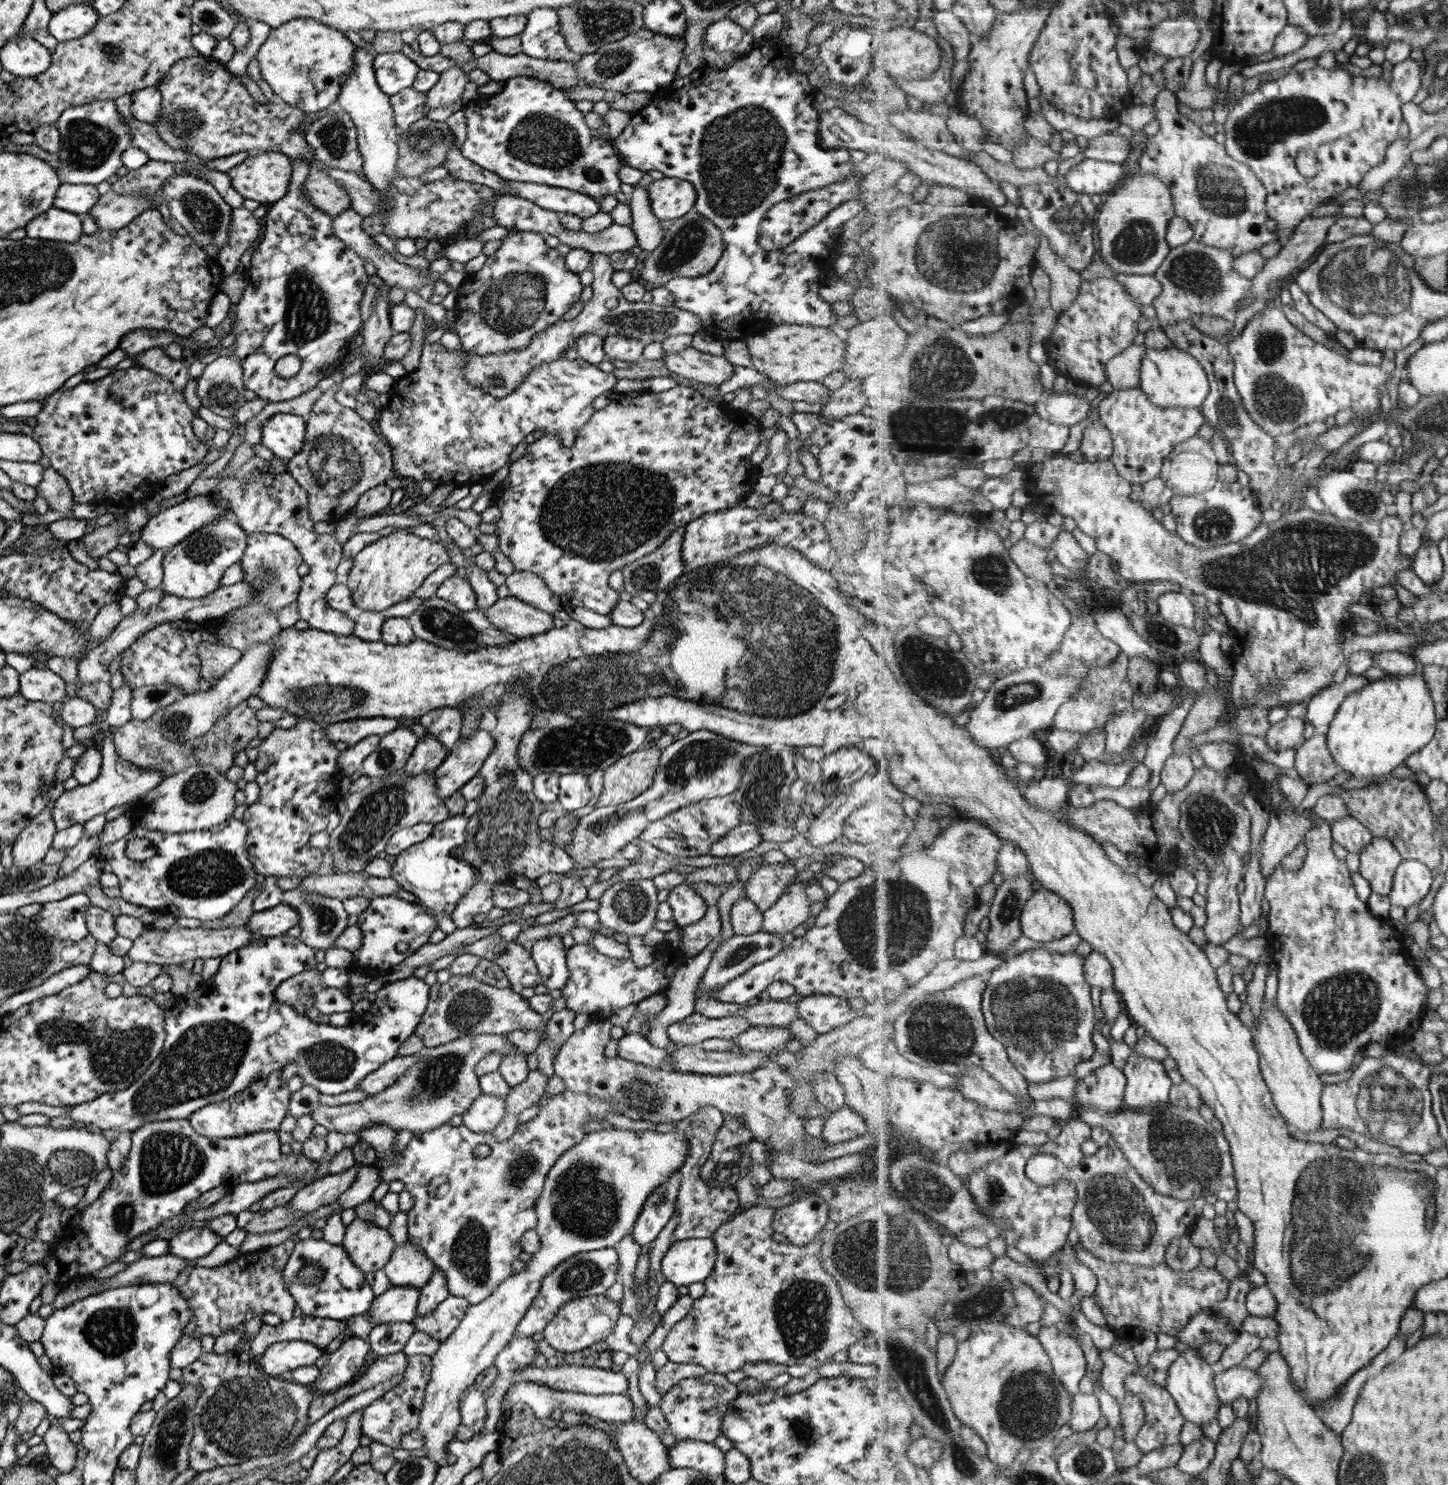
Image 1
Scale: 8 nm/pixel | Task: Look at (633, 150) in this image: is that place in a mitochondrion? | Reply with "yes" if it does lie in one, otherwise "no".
no

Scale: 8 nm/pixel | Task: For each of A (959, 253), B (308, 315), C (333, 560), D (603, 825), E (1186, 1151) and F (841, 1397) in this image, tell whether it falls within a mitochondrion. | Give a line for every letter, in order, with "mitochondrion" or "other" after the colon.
A: mitochondrion
B: mitochondrion
C: other
D: mitochondrion
E: mitochondrion
F: other

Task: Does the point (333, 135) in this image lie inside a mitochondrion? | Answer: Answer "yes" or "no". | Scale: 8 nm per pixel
yes

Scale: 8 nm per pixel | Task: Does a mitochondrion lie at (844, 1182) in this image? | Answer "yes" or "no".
no

